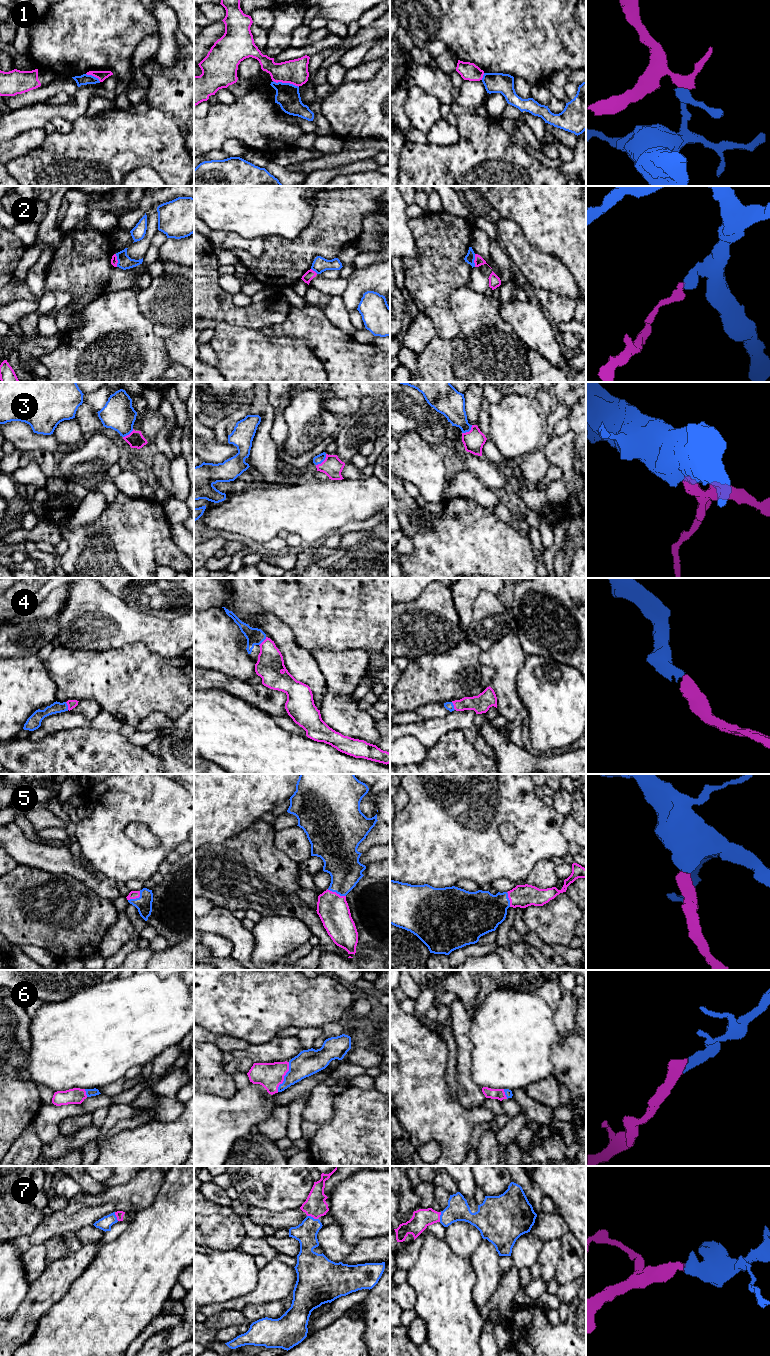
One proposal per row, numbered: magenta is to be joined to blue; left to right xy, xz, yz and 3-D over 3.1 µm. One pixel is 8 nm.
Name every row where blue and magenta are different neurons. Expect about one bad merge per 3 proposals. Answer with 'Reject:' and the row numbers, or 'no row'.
Reject: 1, 2

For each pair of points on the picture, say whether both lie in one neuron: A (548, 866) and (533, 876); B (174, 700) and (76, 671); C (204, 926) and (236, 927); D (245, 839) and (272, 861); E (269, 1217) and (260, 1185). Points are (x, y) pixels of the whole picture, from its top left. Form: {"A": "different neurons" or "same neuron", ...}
{"A": "same neuron", "B": "same neuron", "C": "same neuron", "D": "same neuron", "E": "different neurons"}

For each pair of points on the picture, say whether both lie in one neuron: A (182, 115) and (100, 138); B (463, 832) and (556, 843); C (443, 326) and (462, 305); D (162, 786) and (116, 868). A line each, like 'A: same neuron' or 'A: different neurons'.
A: different neurons
B: same neuron
C: different neurons
D: same neuron

